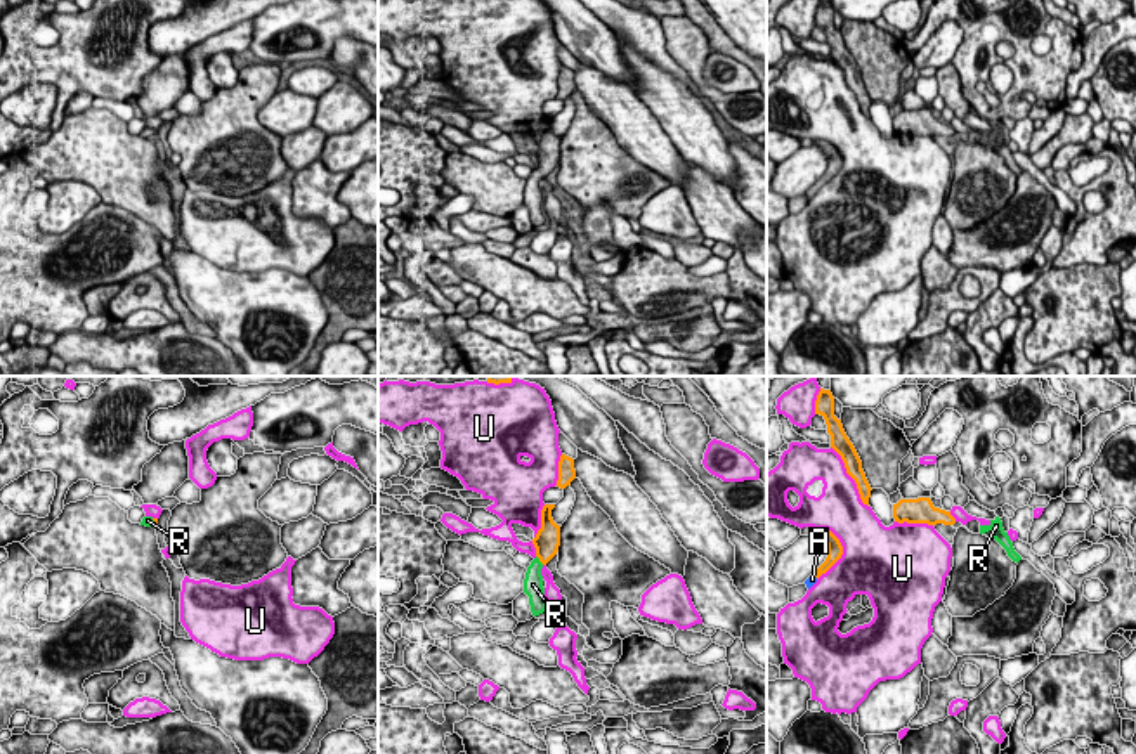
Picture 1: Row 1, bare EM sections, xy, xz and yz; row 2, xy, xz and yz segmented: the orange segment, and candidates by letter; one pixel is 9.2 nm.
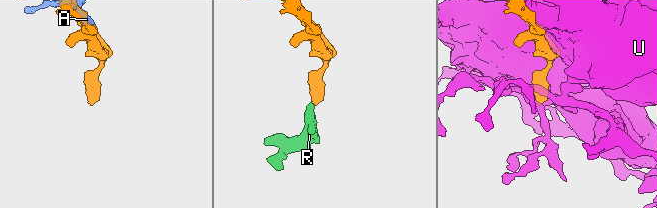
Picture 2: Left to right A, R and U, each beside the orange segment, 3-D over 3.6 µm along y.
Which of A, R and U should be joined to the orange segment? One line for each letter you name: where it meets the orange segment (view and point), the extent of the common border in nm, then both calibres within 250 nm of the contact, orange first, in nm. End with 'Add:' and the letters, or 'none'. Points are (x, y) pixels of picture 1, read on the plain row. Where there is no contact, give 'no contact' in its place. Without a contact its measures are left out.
A: yz (816, 188) | 70 nm | 130/90 nm
R: xz (540, 172) | 120 nm | 240/190 nm
Add: A, R

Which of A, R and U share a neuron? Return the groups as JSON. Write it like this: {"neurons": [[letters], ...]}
{"neurons": [["A", "R"], ["U"]]}

